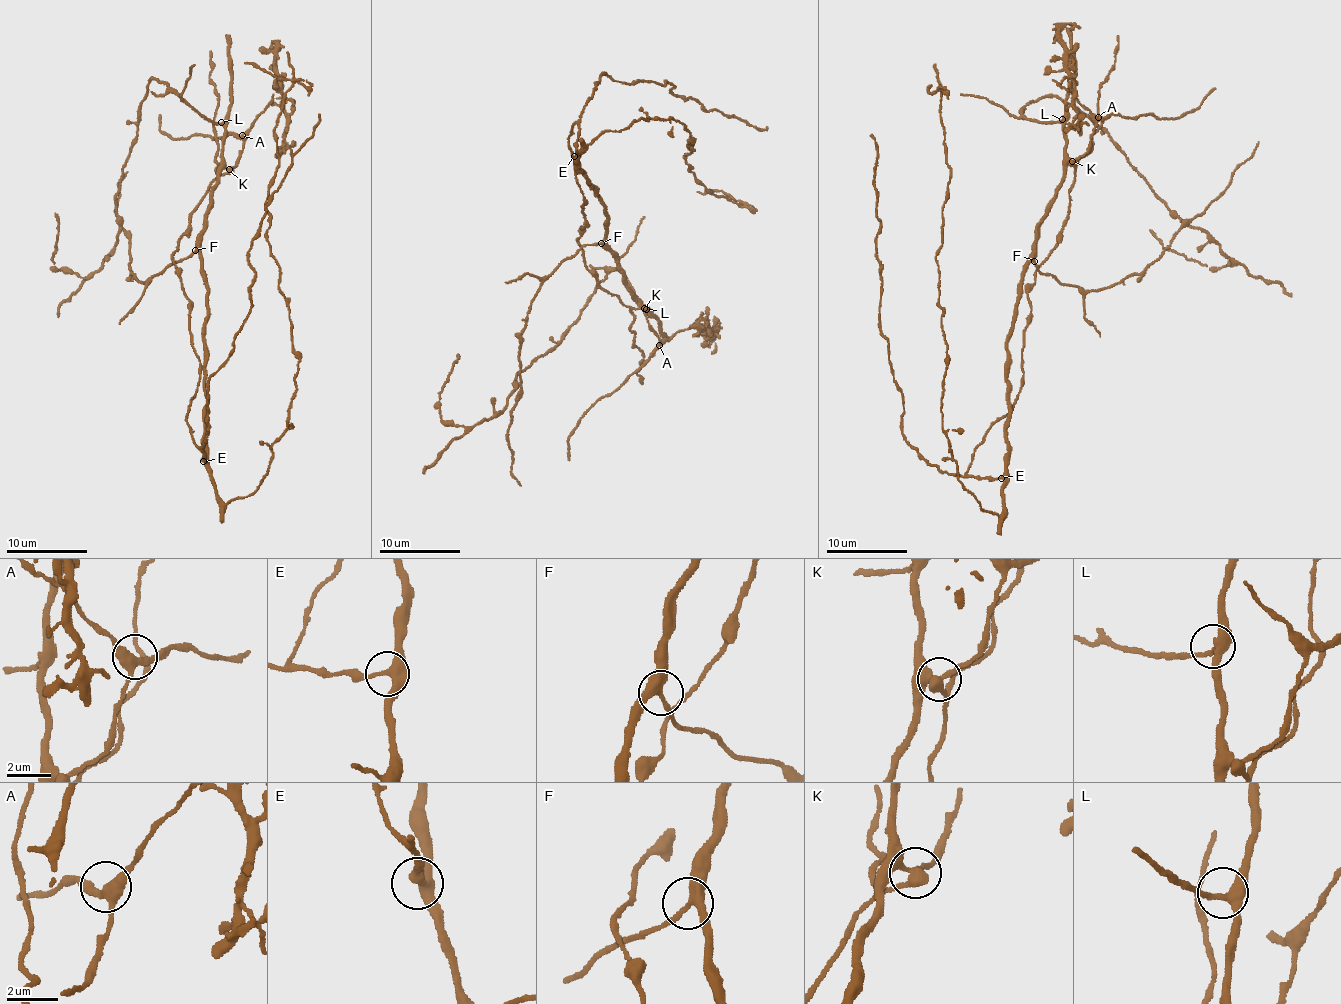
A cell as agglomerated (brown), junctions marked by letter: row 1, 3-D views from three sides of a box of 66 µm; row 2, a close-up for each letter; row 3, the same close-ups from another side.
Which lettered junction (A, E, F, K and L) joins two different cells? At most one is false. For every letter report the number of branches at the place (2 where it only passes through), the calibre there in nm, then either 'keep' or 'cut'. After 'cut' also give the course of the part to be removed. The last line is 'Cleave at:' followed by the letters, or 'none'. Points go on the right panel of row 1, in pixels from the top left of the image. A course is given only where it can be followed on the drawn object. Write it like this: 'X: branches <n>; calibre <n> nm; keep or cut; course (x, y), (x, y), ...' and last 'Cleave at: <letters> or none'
A: branches 3; calibre 360 nm; keep
E: branches 3; calibre 380 nm; keep
F: branches 3; calibre 340 nm; keep
K: branches 3; calibre 320 nm; keep
L: branches 3; calibre 340 nm; keep
Cleave at: none

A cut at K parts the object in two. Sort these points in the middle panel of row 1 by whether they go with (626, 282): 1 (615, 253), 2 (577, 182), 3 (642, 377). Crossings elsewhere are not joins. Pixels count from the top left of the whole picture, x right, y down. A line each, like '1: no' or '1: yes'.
1: yes
2: no
3: no

